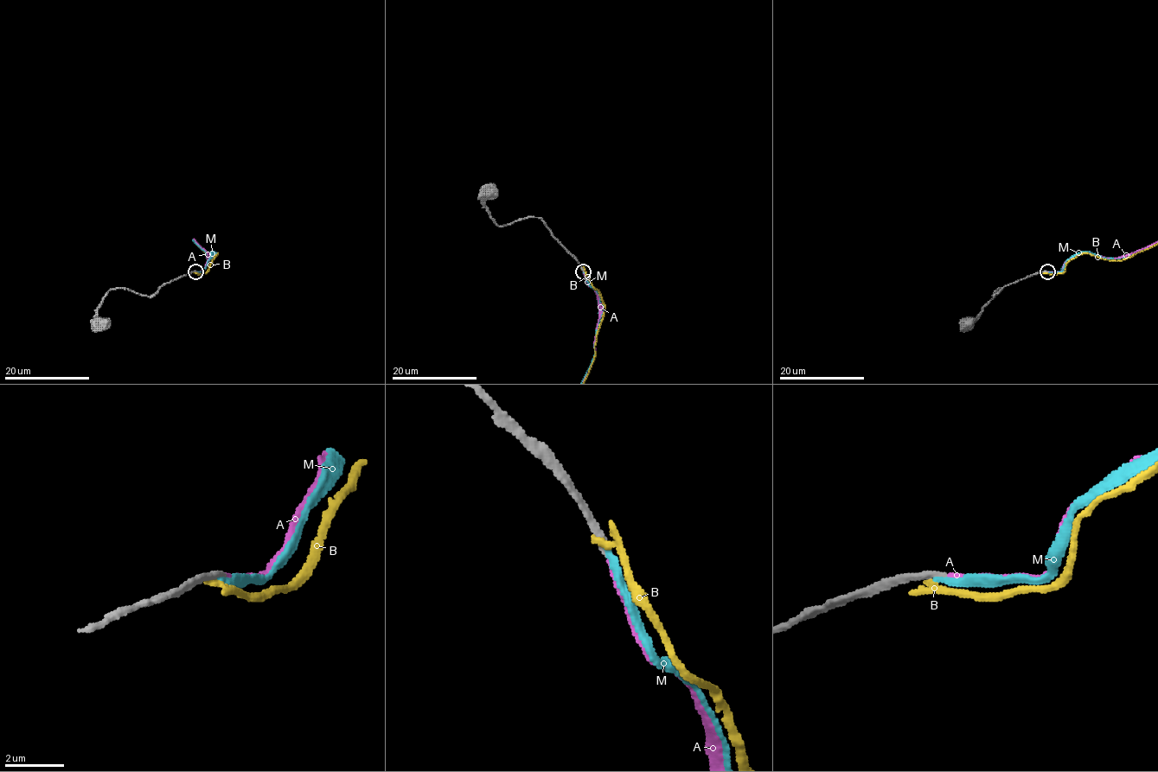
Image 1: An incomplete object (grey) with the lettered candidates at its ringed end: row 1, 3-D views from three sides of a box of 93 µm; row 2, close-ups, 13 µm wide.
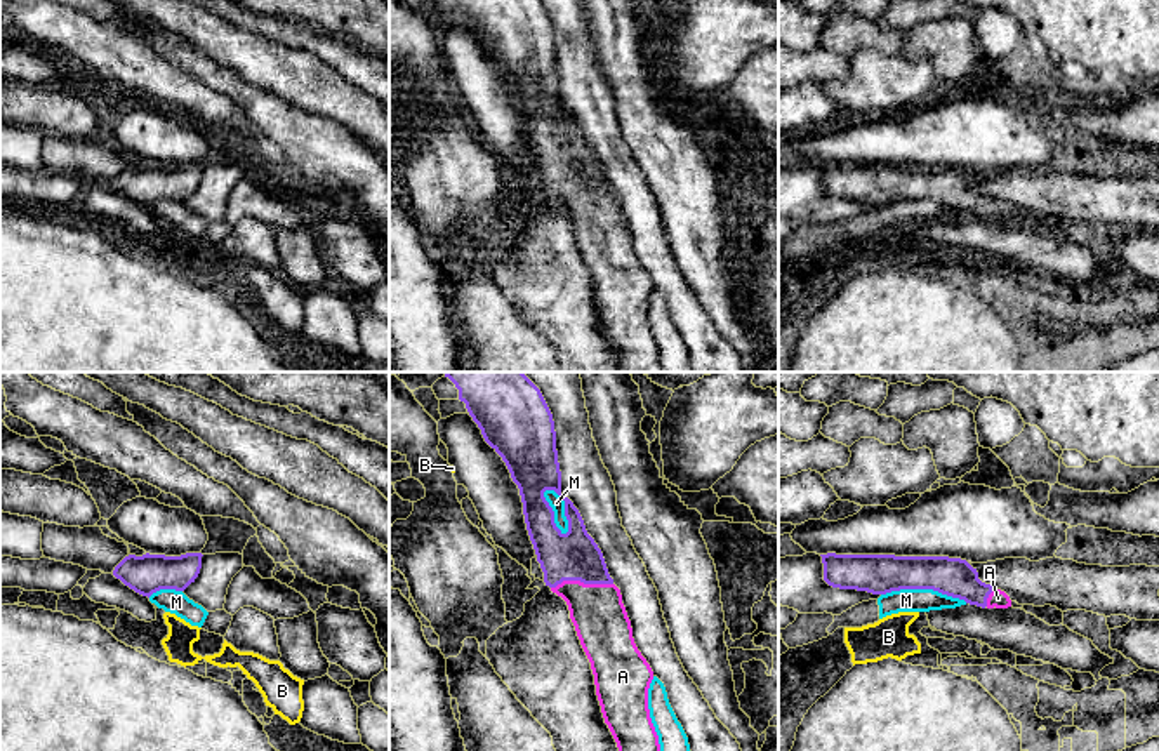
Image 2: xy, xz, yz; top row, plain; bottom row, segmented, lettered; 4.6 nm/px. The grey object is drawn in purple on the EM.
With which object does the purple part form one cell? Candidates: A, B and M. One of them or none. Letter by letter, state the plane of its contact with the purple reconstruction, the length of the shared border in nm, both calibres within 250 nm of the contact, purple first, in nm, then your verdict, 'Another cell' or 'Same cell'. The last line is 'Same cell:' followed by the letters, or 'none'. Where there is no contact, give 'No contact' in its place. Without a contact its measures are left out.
A: Touches purple in xz. Shared border 280 nm. Thickness 220 nm (purple) against 260 nm. Same cell
B: No contact. Another cell
M: Touches purple in xz. Shared border 240 nm. Thickness 220 nm (purple) against 70 nm. Another cell
Same cell: A

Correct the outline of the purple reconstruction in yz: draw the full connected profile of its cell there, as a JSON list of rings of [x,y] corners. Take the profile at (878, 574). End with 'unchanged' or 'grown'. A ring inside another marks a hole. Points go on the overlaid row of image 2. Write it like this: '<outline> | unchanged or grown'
[[[820,555],[824,581],[839,589],[886,595],[933,589],[982,608],[1008,608],[1010,596],[978,579],[966,560],[949,556]]] | grown

